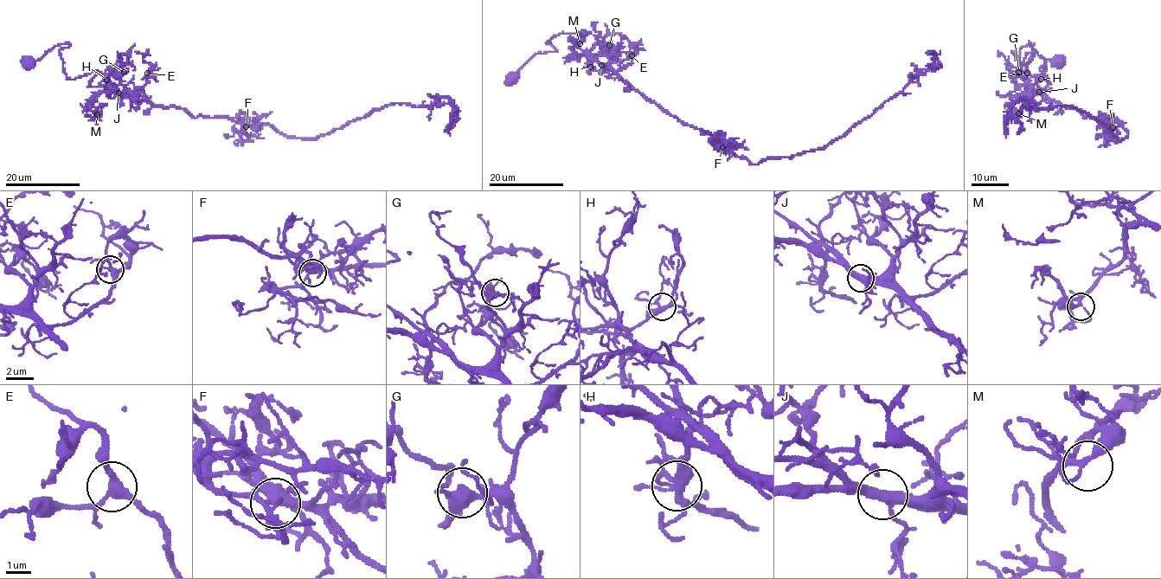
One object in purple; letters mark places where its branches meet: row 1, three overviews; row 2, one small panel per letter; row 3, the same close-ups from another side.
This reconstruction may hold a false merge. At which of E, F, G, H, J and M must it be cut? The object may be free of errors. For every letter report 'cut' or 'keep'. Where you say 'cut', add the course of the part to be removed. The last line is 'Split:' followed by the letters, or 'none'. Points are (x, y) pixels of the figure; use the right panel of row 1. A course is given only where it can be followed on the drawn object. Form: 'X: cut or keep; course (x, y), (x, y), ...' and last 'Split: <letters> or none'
E: keep
F: keep
G: keep
H: keep
J: keep
M: keep
Split: none

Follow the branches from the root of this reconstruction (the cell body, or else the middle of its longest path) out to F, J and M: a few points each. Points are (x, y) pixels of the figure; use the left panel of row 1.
F: (224, 117), (241, 122), (246, 126)
J: (224, 117), (192, 117), (175, 106), (154, 106), (118, 93)
M: (224, 117), (192, 117), (175, 106), (154, 106), (116, 92), (103, 92), (91, 105), (91, 108), (97, 114)

